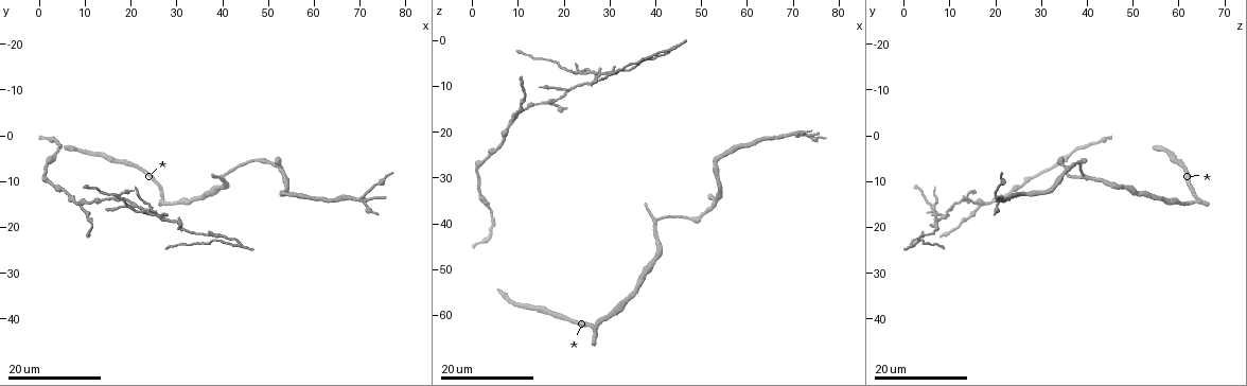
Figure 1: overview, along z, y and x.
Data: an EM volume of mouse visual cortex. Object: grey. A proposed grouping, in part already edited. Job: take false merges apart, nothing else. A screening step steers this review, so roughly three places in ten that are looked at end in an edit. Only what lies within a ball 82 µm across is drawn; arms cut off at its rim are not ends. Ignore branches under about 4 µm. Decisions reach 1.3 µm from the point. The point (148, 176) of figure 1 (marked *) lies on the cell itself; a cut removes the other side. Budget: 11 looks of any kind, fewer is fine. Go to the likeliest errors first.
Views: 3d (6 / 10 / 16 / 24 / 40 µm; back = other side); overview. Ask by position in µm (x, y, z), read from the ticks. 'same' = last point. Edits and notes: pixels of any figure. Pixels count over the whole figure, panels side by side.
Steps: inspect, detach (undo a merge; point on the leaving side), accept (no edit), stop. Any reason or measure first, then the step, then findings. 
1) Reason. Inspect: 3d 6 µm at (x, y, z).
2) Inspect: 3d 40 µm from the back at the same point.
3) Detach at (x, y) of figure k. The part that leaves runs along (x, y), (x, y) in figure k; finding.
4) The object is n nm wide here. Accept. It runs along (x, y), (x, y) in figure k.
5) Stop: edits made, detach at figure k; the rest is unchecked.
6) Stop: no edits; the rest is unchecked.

Two arms in line, one across. Inspect: 3d 24 µm at (20.5, 15.5, 10.0).

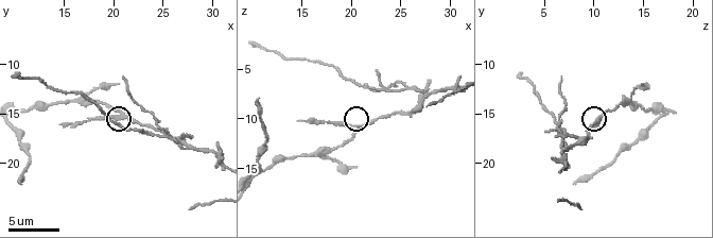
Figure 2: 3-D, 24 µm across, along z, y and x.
Closer look. Inspect: 3d 10 µm at (20.8, 15.4, 10.8).

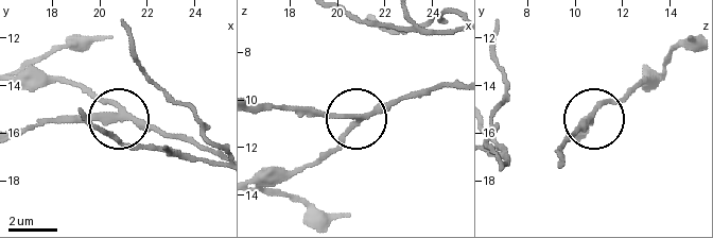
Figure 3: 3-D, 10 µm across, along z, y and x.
The object is 220 nm wide here. Detach at (326, 113) of figure 3. Two cells meet here.

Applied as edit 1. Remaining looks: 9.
Three-way junction. Inspect: 3d 10 µm at (27.6, 18.4, 7.4).

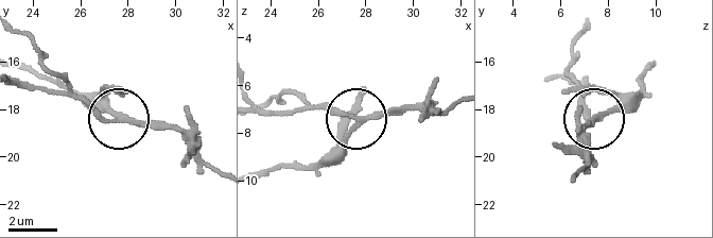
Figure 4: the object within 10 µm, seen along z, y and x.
3 arms meet here. Detach at (328, 108) of figure 4. The part that leaves runs along (359, 122), (454, 106) in figure 4; a second cell is stuck on.

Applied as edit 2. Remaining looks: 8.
Redraw. Inspect: overview.

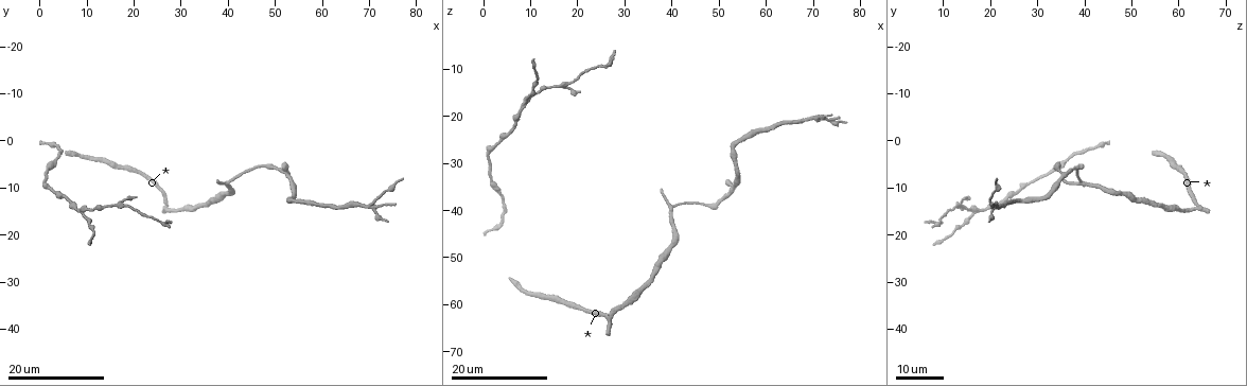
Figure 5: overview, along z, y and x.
Four-way junction. Inspect: 3d 16 µm at (17.0, 13.5, 13.5).

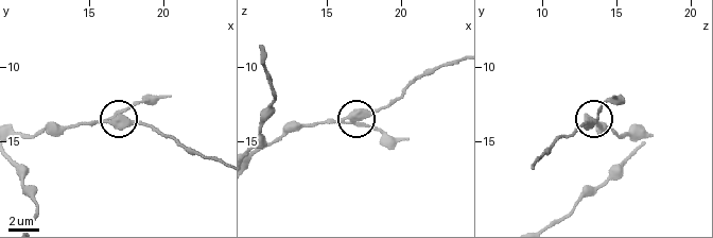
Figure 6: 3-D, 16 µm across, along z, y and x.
Inspect: 3d 10 µm at the same point.

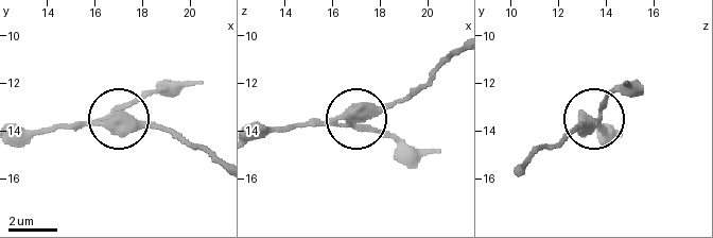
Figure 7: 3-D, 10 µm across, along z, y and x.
The object is 350 nm wide here. Accept. All the same cell.

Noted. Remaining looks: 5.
Three arms meet. Inspect: 3d 24 µm at (70.5, 13.5, 20.0).

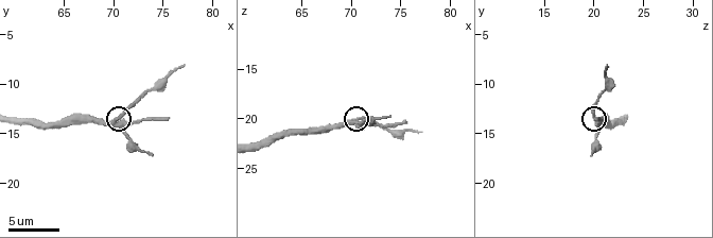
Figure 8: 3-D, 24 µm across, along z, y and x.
Closer look. Inspect: 3d 10 µm at (70.2, 13.6, 20.4).

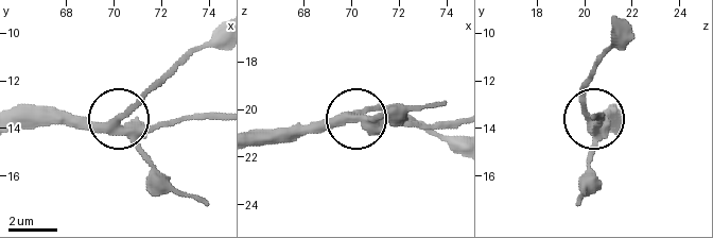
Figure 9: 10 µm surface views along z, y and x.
Inspect: 3d 6 µm at the same point.

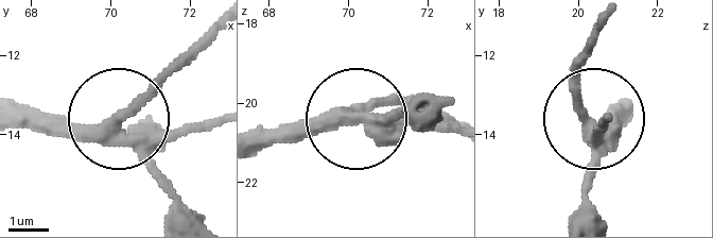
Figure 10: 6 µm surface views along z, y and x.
The object is 350 nm wide here. Accept. It runs along (24, 122), (137, 133), (218, 125) in figure 10; one cell here.

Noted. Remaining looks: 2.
Three arms meet. Inspect: 3d 24 µm at (9.0, 15.5, 17.0).

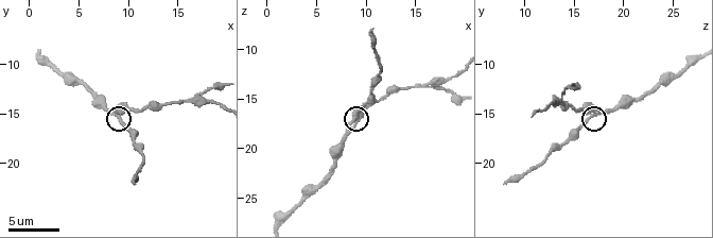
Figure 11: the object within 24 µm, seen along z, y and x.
Closer look. Inspect: 3d 10 µm at (9.0, 15.0, 16.4).

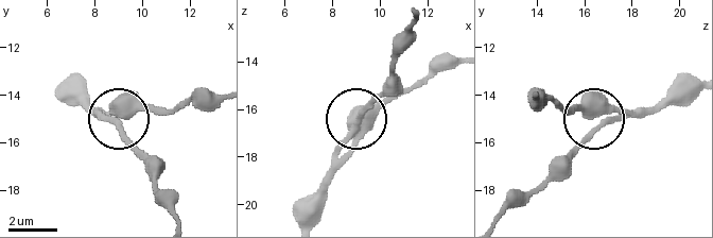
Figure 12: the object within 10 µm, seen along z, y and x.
3 arms meet here. Accept. It runs along (300, 219), (307, 201), (353, 139), (355, 117), (396, 74) in figure 12; all the same cell.

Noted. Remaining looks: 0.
Stop: edits made, detach at figure 3, detach at figure 4; the rest is unchecked.

